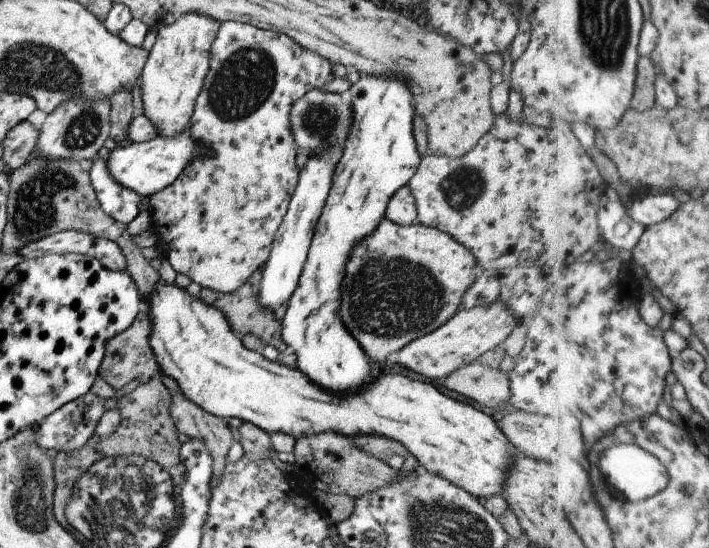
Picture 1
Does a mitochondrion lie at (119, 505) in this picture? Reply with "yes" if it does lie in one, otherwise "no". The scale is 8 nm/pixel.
yes

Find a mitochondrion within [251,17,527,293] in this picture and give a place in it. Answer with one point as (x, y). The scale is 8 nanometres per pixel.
(320, 119)

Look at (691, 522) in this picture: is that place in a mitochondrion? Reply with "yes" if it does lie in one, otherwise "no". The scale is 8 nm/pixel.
no

